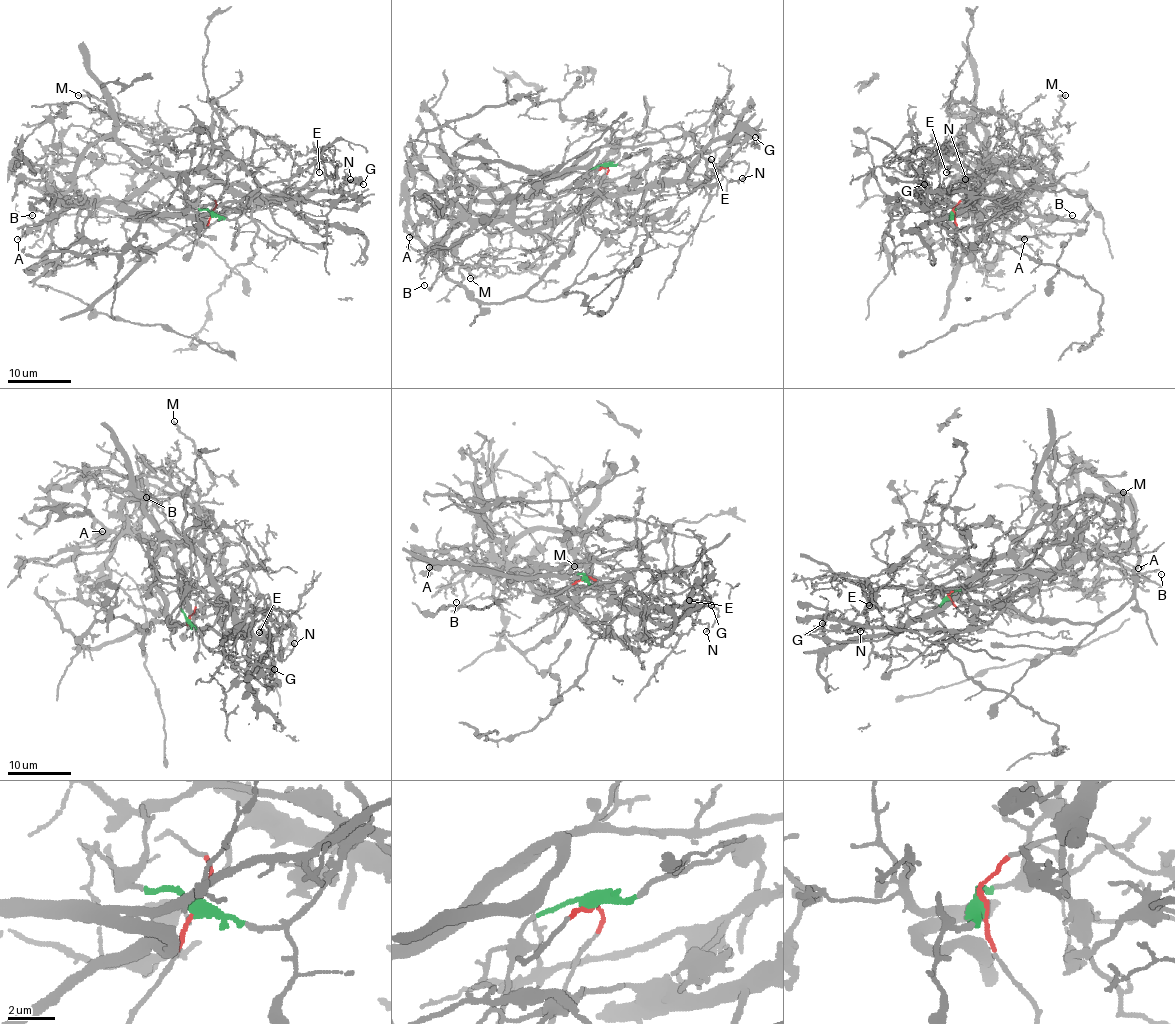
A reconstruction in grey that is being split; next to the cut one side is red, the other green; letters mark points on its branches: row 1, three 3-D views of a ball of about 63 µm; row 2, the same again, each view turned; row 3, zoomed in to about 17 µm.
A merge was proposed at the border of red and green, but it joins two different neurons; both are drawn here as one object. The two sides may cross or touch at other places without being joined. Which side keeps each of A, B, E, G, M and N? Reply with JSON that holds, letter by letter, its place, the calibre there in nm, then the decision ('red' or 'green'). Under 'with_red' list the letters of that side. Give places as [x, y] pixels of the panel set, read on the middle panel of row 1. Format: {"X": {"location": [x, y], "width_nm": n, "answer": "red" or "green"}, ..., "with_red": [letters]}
{"A": {"location": [409, 237], "width_nm": 150, "answer": "red"}, "B": {"location": [424, 285], "width_nm": 60, "answer": "red"}, "E": {"location": [711, 159], "width_nm": 130, "answer": "green"}, "G": {"location": [755, 137], "width_nm": 170, "answer": "green"}, "M": {"location": [470, 278], "width_nm": 220, "answer": "green"}, "N": {"location": [742, 178], "width_nm": 120, "answer": "green"}, "with_red": ["A", "B"]}

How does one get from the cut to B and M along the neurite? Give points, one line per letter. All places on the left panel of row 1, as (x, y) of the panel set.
B: (213, 212), (216, 203), (204, 195), (178, 216), (132, 220), (52, 182), (55, 201), (36, 228), (31, 216)
M: (212, 212), (237, 217), (258, 187), (250, 169), (234, 168), (226, 180), (165, 174), (151, 131), (78, 94)

